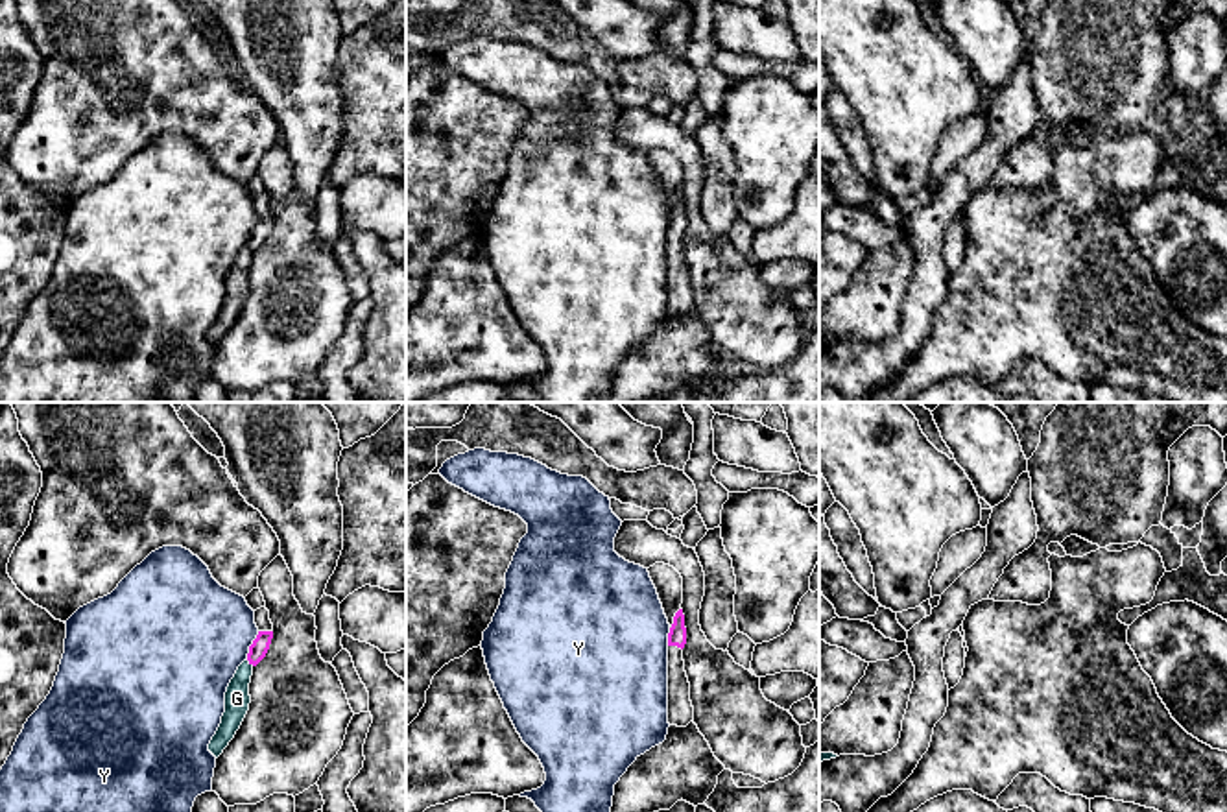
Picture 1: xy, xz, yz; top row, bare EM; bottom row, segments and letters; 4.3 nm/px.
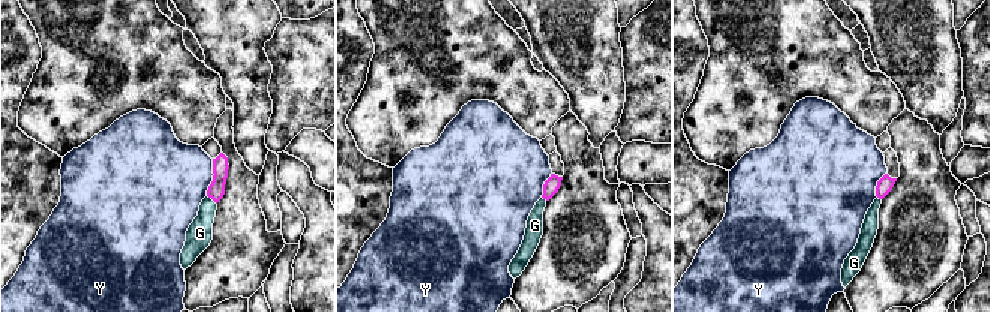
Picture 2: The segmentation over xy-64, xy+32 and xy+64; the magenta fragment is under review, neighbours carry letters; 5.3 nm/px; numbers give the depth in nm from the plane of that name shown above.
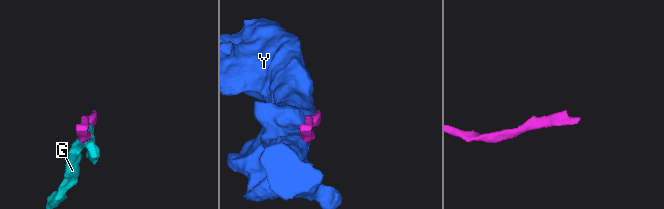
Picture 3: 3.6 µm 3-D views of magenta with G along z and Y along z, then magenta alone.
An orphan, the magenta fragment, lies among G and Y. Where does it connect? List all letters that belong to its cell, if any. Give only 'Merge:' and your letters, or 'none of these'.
Merge: none of these

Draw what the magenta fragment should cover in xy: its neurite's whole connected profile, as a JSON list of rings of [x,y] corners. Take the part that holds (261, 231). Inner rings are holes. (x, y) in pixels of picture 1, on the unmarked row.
[[[260,194],[255,197],[255,210],[258,214],[258,221],[249,233],[247,247],[256,253],[268,240],[271,225],[273,225],[273,210],[269,207],[269,197]]]

